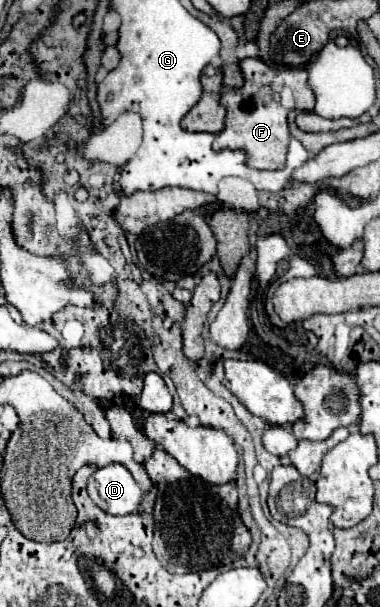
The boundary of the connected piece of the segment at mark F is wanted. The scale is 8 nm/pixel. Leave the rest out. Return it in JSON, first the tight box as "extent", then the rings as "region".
{"extent":[212,58,314,170],"region":[[[260,58],[242,60],[240,70],[244,74],[244,86],[238,90],[222,92],[222,96],[228,96],[224,100],[226,120],[224,120],[224,128],[216,134],[212,148],[214,150],[236,150],[236,148],[240,148],[246,152],[248,164],[252,164],[252,168],[258,168],[258,170],[284,168],[286,150],[288,150],[288,142],[290,142],[286,116],[292,108],[298,108],[298,110],[312,110],[314,108],[314,94],[308,88],[308,72],[304,68],[270,68]]]}

